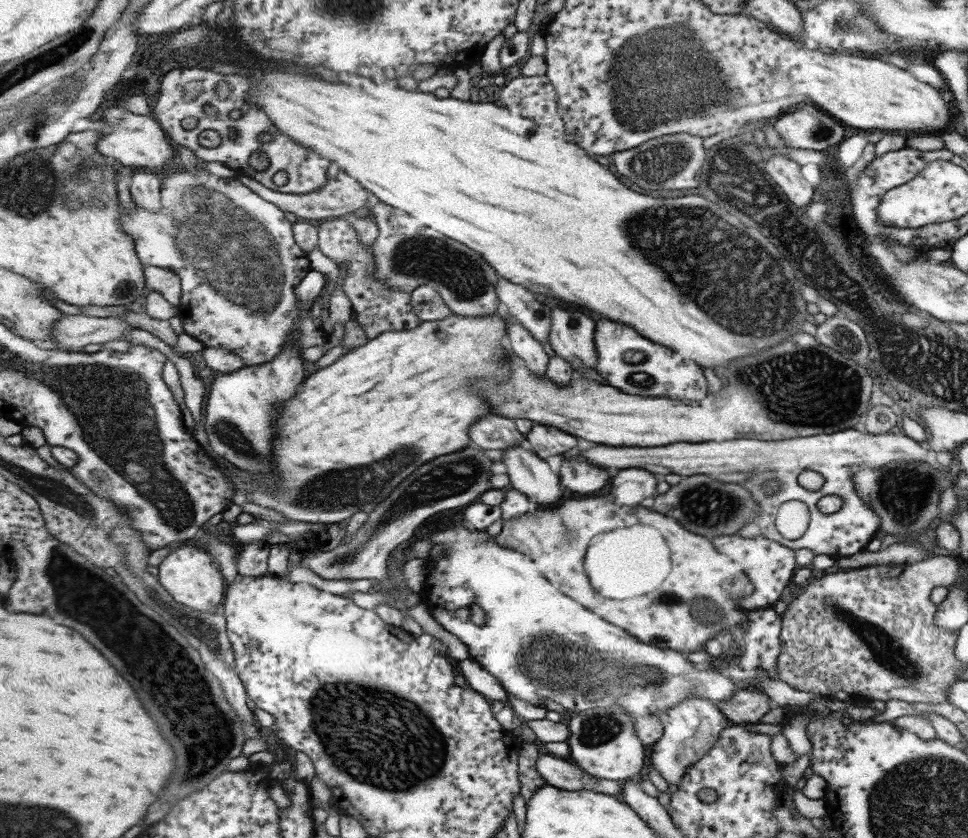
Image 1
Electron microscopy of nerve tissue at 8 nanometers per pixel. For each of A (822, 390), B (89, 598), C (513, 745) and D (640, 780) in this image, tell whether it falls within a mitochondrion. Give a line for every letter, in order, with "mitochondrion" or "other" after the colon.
A: mitochondrion
B: mitochondrion
C: other
D: other

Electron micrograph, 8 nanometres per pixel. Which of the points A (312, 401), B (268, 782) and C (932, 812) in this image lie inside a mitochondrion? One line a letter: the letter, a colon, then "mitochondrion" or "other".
A: other
B: other
C: mitochondrion

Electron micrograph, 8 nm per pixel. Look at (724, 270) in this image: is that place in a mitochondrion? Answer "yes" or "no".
yes

